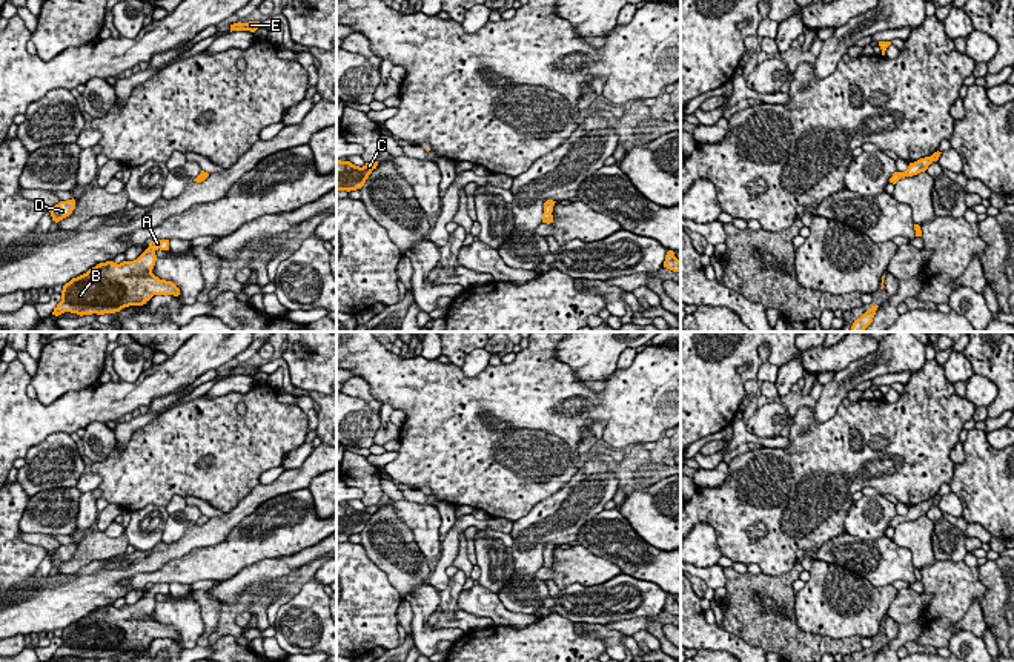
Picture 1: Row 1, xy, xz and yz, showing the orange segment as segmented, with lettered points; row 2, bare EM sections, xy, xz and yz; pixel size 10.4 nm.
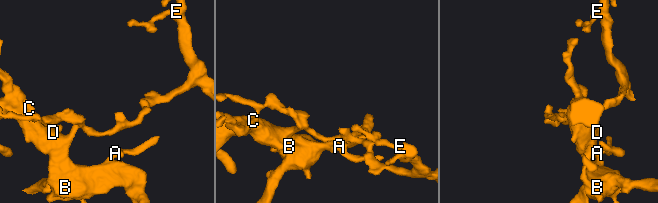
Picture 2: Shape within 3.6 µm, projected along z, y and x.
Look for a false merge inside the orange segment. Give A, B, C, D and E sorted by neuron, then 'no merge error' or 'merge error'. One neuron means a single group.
A B C D / E; merge error

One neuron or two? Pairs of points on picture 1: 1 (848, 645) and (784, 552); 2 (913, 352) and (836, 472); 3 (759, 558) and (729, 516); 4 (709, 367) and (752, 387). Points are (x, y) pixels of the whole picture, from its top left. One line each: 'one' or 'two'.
1: two
2: one
3: one
4: two

